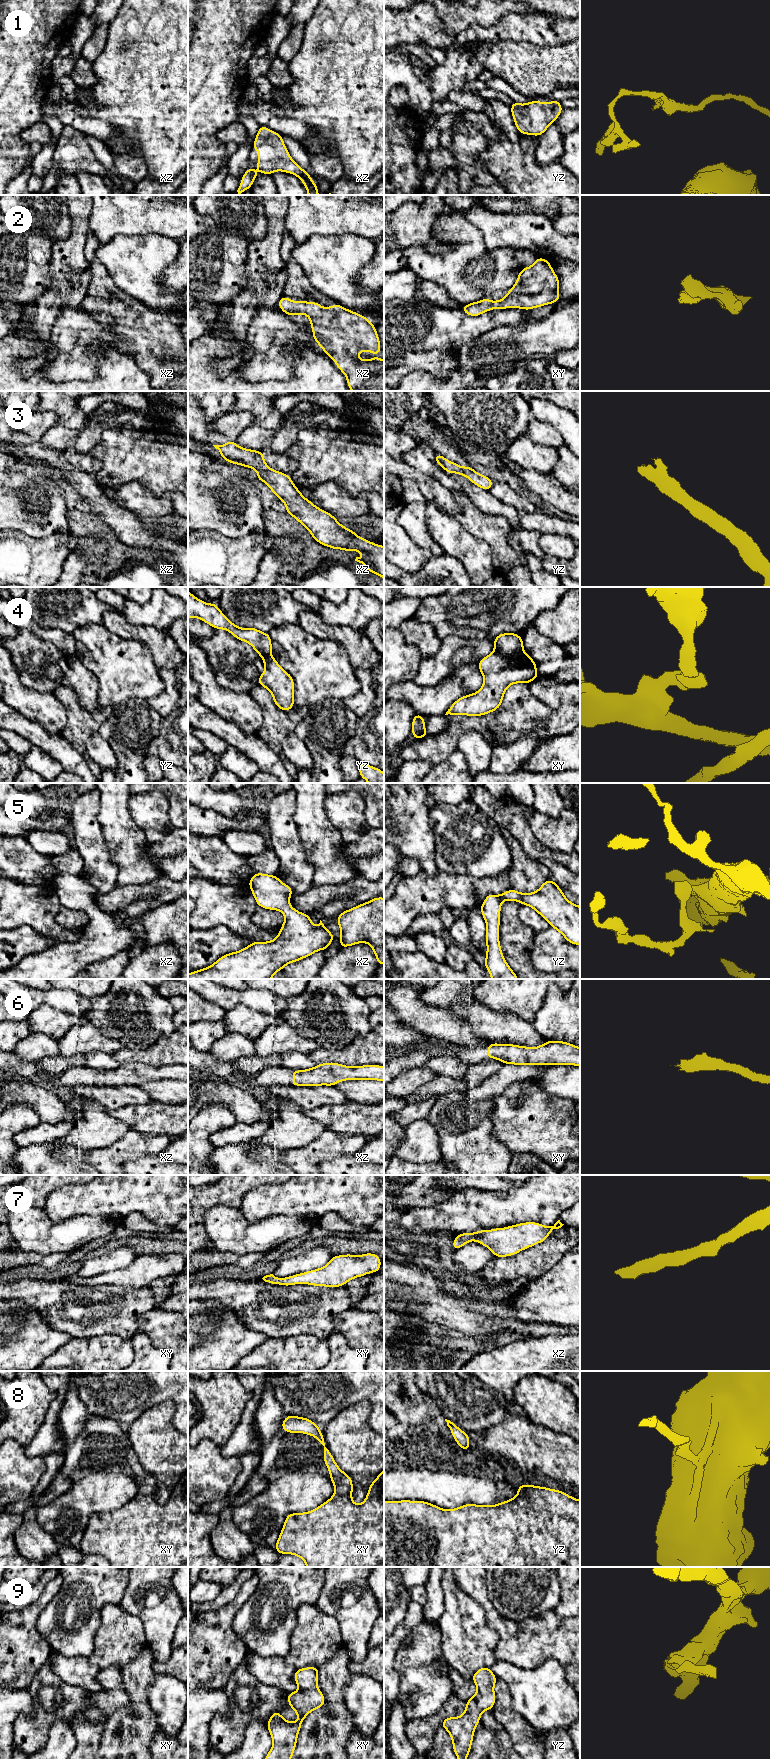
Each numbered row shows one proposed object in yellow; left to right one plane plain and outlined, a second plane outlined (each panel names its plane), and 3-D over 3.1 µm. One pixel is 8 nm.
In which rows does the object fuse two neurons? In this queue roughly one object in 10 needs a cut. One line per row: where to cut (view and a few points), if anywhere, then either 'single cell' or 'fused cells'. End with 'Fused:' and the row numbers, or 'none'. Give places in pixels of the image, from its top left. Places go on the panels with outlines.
1: cut none; single cell
2: cut none; single cell
3: cut none; single cell
4: cut xy (494, 650), (508, 656), (522, 653); fused cells
5: cut none; single cell
6: cut none; single cell
7: cut none; single cell
8: cut none; single cell
9: cut none; single cell
Fused: 4

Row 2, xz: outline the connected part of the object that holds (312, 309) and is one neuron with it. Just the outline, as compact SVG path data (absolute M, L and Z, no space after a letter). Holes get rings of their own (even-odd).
M282 296L277 303L287 315L307 315L313 340L346 375L352 391L384 391L384 360L358 360L360 351L381 354L374 324L365 316L334 304L323 308L318 302L292 301Z

